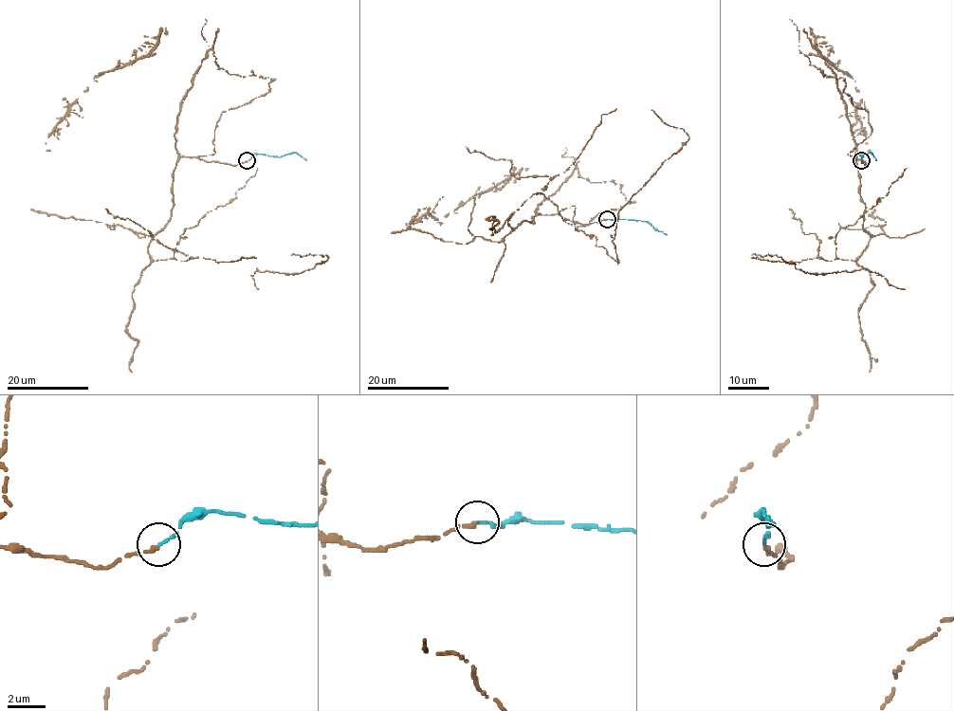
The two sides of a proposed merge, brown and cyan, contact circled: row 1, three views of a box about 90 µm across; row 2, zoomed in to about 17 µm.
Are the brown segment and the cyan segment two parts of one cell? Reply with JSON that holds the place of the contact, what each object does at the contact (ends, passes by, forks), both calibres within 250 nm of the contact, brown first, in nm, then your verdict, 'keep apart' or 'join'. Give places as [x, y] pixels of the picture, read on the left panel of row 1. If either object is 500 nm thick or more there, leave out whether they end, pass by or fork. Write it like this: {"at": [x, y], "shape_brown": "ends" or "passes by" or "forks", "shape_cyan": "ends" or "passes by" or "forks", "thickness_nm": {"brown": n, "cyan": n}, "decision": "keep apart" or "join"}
{"at": [247, 160], "shape_brown": "ends", "shape_cyan": "ends", "thickness_nm": {"brown": 280, "cyan": 160}, "decision": "join"}

